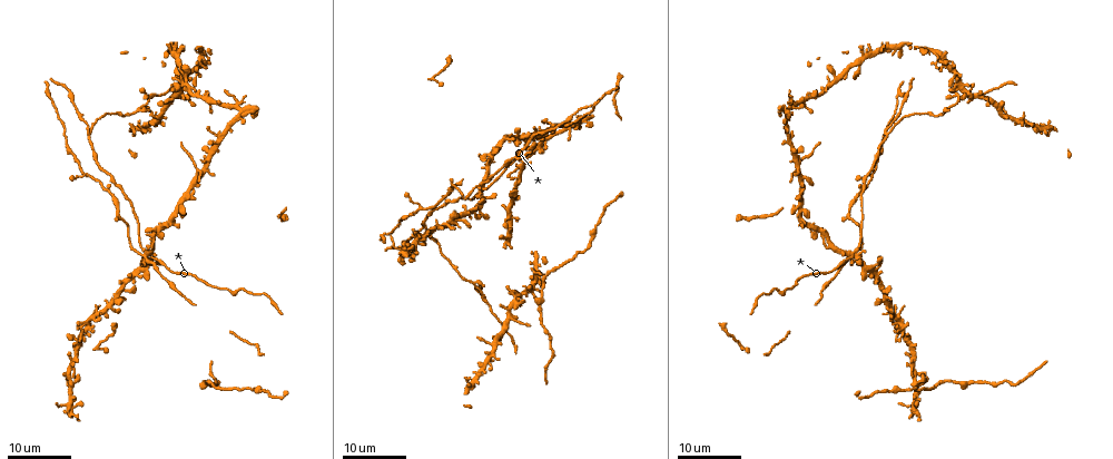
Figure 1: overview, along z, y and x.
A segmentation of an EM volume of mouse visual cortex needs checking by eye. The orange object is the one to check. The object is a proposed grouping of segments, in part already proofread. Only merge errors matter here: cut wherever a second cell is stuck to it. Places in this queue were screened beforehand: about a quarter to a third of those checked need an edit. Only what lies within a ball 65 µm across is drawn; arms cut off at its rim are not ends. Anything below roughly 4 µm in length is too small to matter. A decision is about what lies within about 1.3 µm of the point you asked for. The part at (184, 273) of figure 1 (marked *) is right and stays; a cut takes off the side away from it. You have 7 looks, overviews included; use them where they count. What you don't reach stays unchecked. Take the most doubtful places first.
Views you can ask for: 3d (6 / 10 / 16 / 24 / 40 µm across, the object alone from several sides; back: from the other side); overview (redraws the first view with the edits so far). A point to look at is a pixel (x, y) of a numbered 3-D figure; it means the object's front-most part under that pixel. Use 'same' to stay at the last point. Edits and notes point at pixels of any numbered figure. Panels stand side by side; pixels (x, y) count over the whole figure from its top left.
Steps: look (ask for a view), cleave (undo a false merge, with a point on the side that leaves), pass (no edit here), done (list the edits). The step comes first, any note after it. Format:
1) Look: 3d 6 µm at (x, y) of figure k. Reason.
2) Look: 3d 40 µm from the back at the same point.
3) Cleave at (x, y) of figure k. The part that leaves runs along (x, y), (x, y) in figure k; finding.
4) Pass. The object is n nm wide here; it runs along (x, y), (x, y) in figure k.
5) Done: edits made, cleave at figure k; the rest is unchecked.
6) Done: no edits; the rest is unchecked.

Look: 3d 16 µm at (197, 168) of figure 1. Thin arm on a thick one.

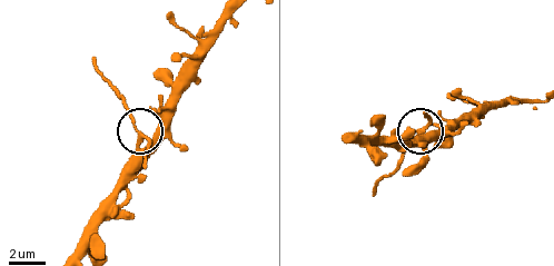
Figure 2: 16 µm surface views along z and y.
Look: 3d 10 µm at (419, 130) of figure 2.

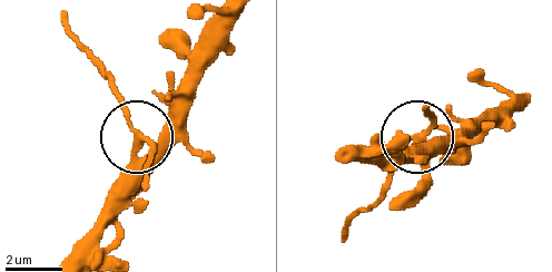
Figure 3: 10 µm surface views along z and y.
Look: 3d 10 µm from the back at (138, 136) of figure 3. From behind.

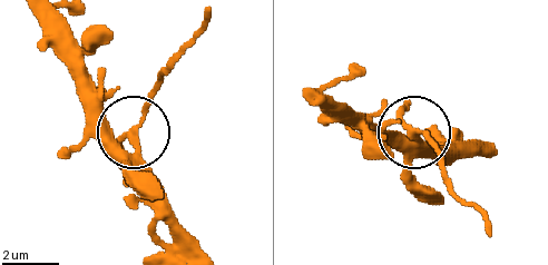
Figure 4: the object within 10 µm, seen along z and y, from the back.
Cleave at (403, 107) of figure 4. The side arm is 7 µm long; 3 arms meet here; two cells meet here.

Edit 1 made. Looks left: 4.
Look: 3d 24 µm at (885, 131) of figure 1. Three arms meet.

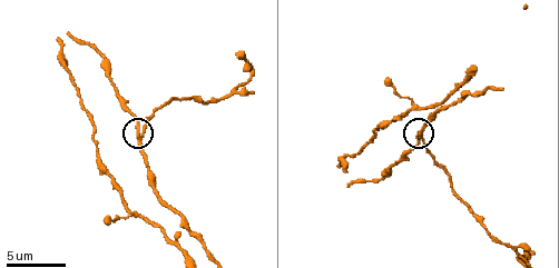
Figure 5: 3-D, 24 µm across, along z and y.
Look: 3d 10 µm at (139, 136) of figure 5. Closer look.

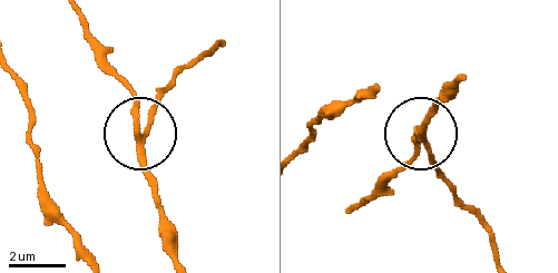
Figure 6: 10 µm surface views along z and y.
Look: 3d 6 µm at (141, 133) of figure 6.

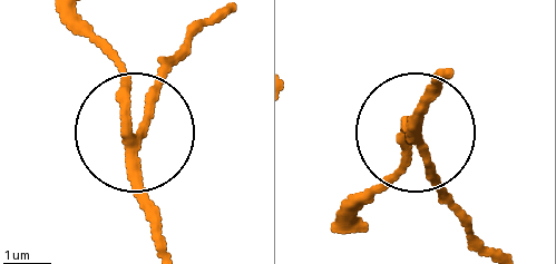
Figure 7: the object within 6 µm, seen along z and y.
Pass. It runs along (165, 246), (113, 47) in figure 7; all the same cell.

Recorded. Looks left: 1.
Done: edits made, cleave at figure 4; the rest is unchecked.

